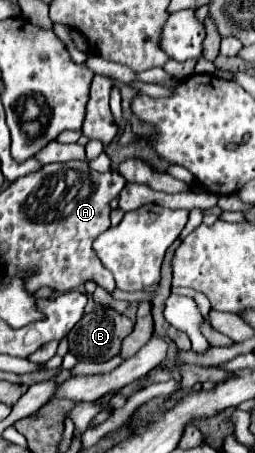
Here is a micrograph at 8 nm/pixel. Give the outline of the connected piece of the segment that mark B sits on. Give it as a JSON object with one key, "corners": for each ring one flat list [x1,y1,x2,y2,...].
{"corners":[[93,300,87,304,87,310,83,318,73,326,73,330,67,334,69,340,69,352,79,360,79,362,105,362,113,356,119,354,123,338,133,330,135,322,127,318,125,314,119,314,111,308,105,308,101,304,95,304]]}

